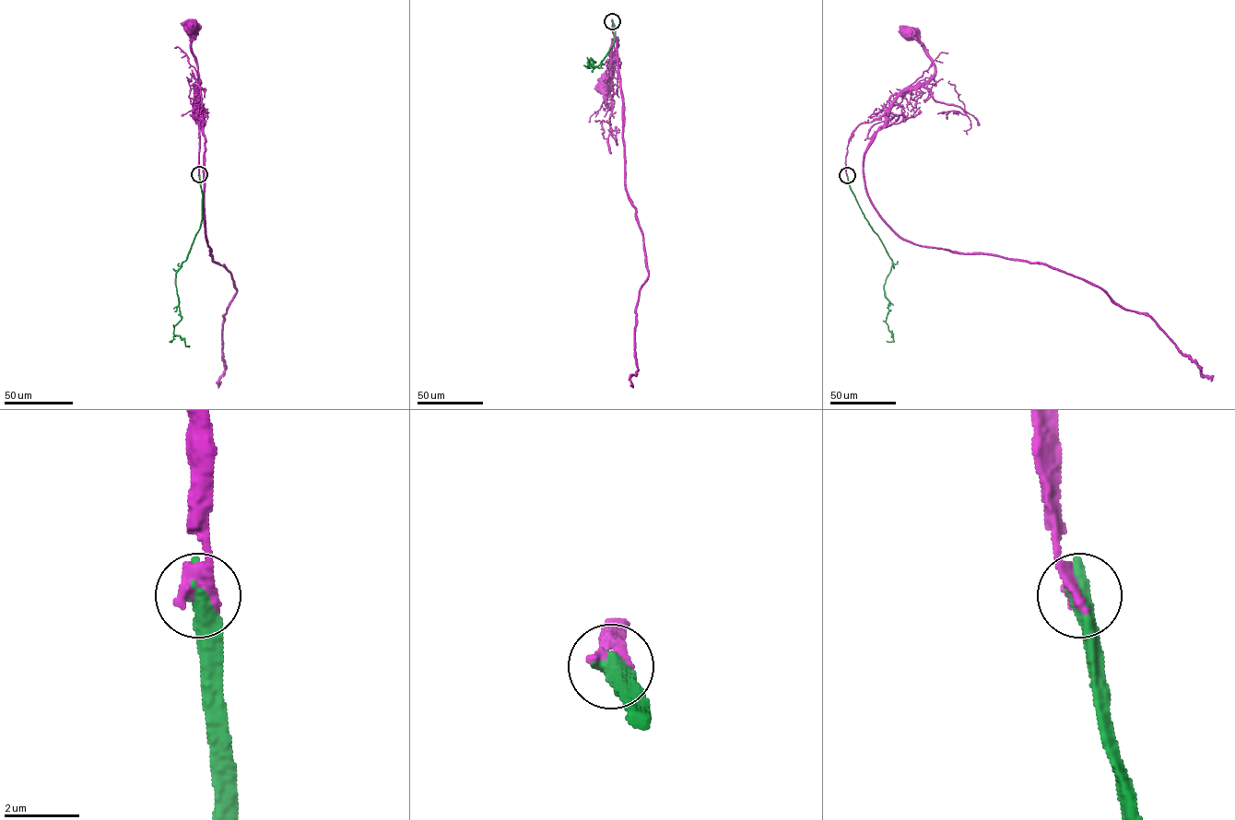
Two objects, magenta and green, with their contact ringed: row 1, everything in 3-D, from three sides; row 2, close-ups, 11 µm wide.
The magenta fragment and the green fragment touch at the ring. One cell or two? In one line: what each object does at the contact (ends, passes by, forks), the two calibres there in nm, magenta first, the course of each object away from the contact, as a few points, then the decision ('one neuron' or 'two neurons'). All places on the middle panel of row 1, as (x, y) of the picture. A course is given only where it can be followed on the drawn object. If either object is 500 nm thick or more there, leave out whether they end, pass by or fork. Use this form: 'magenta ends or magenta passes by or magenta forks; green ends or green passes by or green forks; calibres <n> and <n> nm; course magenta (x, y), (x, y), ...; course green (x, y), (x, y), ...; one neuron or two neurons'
calibres 460 and 600 nm; course magenta (612, 21), (614, 35), (609, 52), (613, 95), (611, 109), (605, 102), (605, 84); course green (612, 21), (613, 45), (598, 64), (591, 65), (591, 58), (594, 62), (587, 63), (599, 67), (601, 60); one neuron

